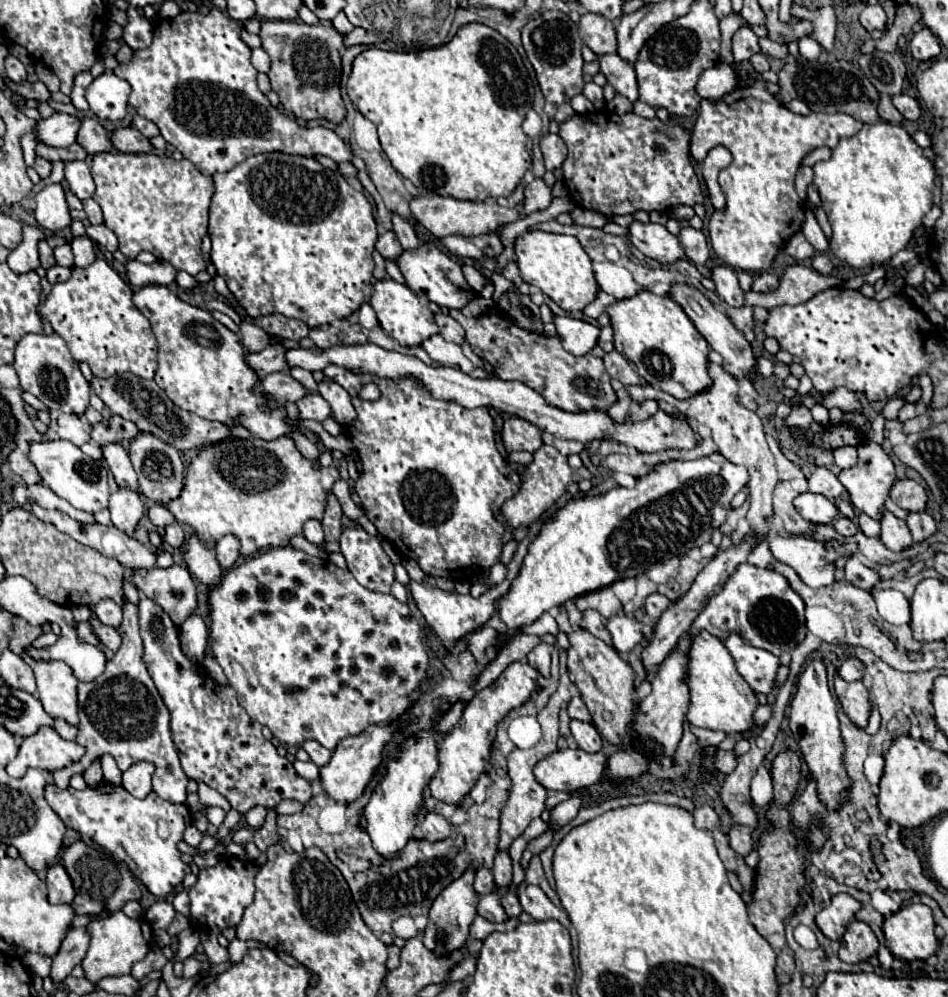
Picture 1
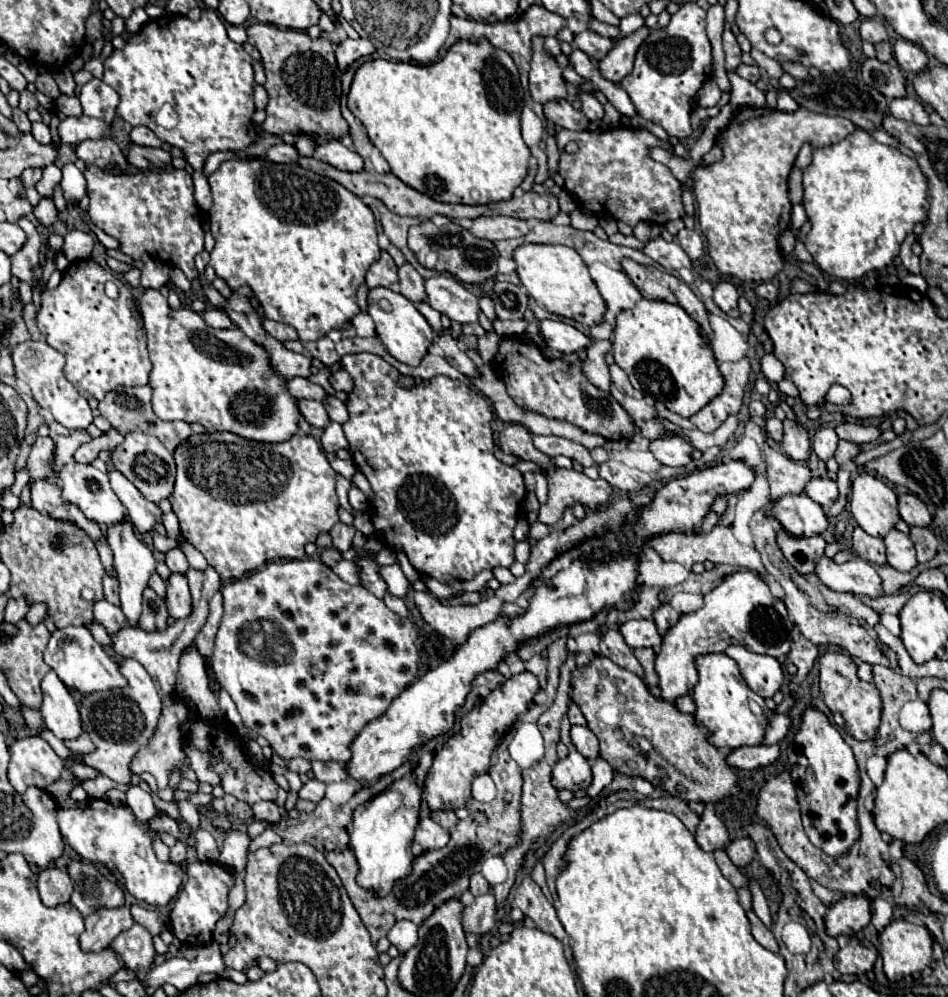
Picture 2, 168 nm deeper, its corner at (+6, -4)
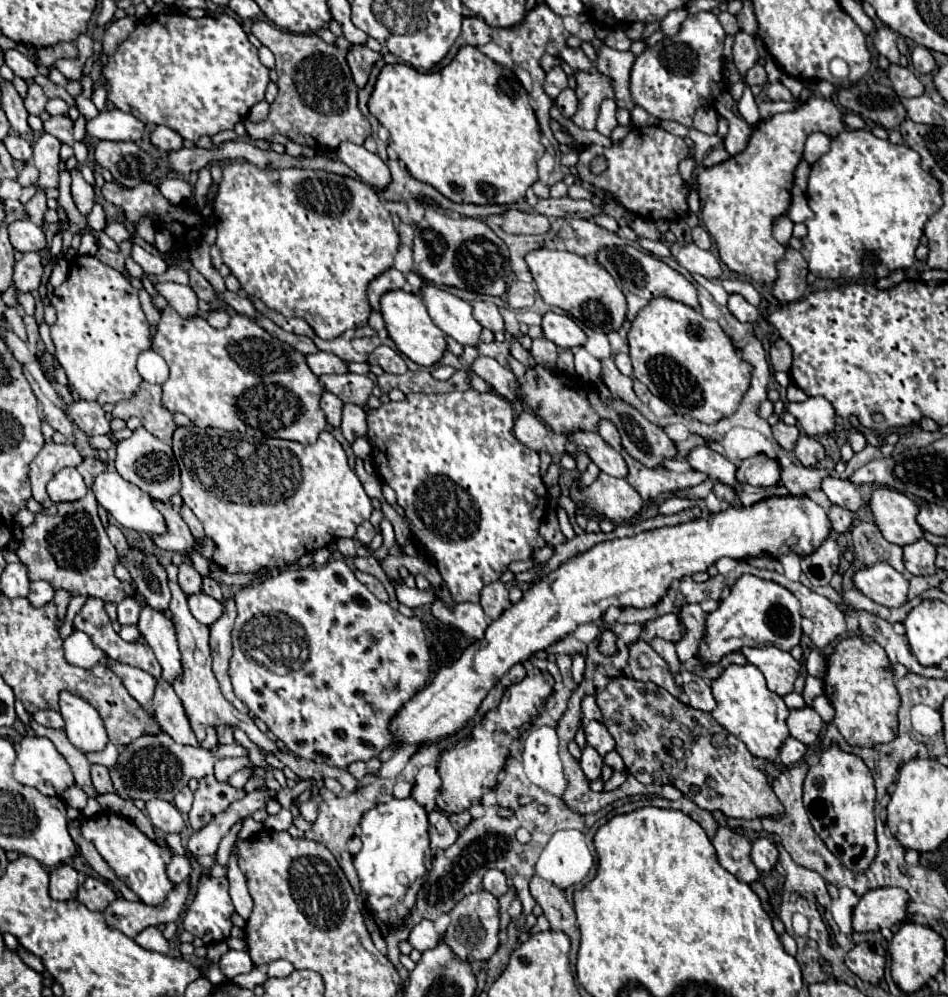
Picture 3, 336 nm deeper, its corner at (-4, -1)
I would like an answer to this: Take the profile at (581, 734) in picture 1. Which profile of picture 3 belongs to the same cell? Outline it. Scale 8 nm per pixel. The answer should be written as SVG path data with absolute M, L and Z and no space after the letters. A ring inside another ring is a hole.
M585 720L583 724L585 736L587 736L587 744L593 746L601 756L605 756L607 752L611 752L615 748L615 740L609 734L609 730L605 728L603 722L597 720Z

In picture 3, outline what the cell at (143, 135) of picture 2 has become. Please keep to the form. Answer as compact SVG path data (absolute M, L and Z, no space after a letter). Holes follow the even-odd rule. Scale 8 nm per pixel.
M157 126L157 128L151 132L151 142L153 142L157 148L167 150L167 152L183 148L183 138L181 138L175 130L171 130L169 126Z

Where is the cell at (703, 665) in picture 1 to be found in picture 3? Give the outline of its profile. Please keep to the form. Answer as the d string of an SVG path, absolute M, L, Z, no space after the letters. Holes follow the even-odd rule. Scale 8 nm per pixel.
M731 664L729 668L723 670L723 674L717 680L713 680L711 688L717 702L717 708L713 710L713 718L727 732L743 740L753 756L775 760L779 756L781 744L789 738L789 728L785 722L789 716L789 708L785 706L779 694L773 694L765 686L765 678L759 672L759 668L755 668L753 664L745 664L745 666Z

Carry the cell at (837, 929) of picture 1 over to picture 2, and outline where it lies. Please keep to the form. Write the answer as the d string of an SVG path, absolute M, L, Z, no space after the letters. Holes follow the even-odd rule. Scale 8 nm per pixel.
M847 895L837 903L829 905L825 915L825 929L829 937L855 935L871 921L869 897L867 895Z

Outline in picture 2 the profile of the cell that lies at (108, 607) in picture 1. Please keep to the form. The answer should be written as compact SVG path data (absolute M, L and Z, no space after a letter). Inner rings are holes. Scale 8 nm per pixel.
M105 599L95 603L93 613L95 613L95 621L101 623L107 629L107 633L115 633L115 631L119 631L121 627L127 625L125 617L123 617L123 611L119 607L107 603Z

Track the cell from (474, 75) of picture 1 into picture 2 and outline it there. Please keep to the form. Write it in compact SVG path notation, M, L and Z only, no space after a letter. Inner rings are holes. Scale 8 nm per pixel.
M457 41L455 45L449 47L447 55L439 59L437 63L429 65L413 65L413 63L403 63L403 61L385 61L385 59L375 59L361 63L353 83L351 91L347 95L347 107L349 111L363 123L363 127L369 133L371 143L381 151L381 155L387 159L391 173L395 173L405 185L413 187L415 191L441 201L441 203L467 203L467 205L485 205L485 203L495 203L503 199L511 199L513 191L521 185L521 181L527 175L527 163L529 163L529 149L521 139L521 129L519 129L519 115L523 109L523 87L519 81L519 71L515 69L513 59L503 53L503 49L495 49L489 41Z

